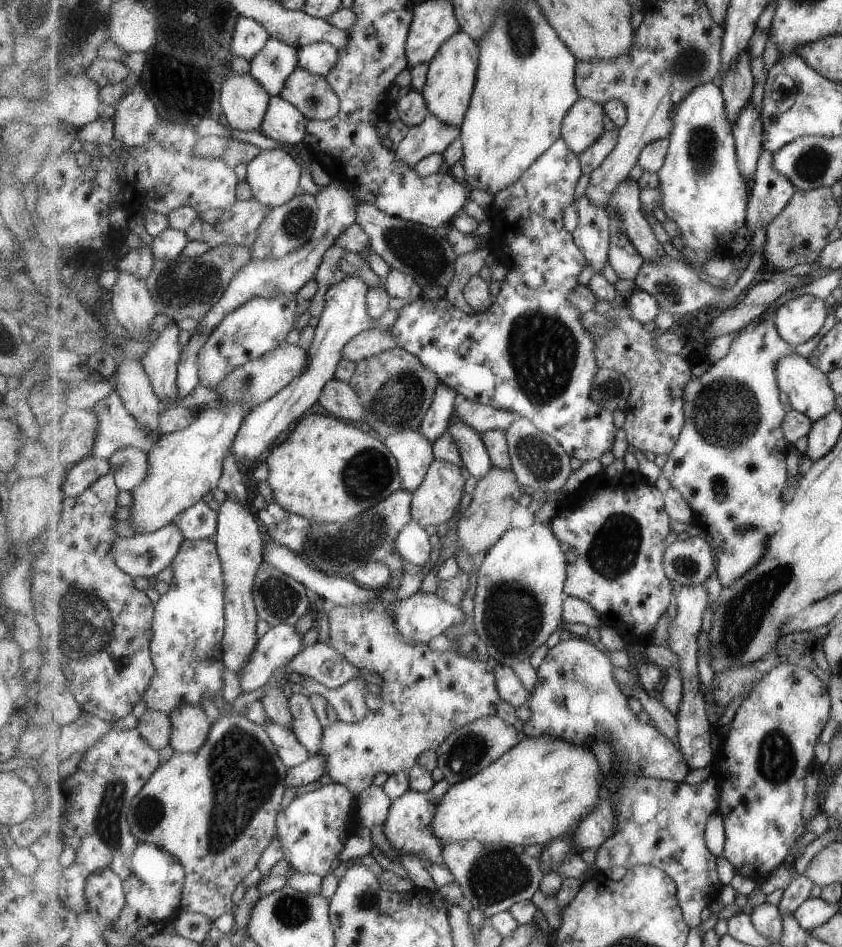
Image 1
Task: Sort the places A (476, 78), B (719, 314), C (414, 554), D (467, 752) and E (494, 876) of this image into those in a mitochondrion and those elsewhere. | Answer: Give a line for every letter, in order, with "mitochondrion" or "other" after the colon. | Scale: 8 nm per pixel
A: other
B: other
C: other
D: mitochondrion
E: mitochondrion

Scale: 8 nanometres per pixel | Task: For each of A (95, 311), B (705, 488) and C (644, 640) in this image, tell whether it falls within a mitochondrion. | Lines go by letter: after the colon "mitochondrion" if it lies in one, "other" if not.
A: other
B: other
C: other

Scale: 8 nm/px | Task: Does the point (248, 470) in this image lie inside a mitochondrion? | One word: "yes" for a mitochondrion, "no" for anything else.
no

